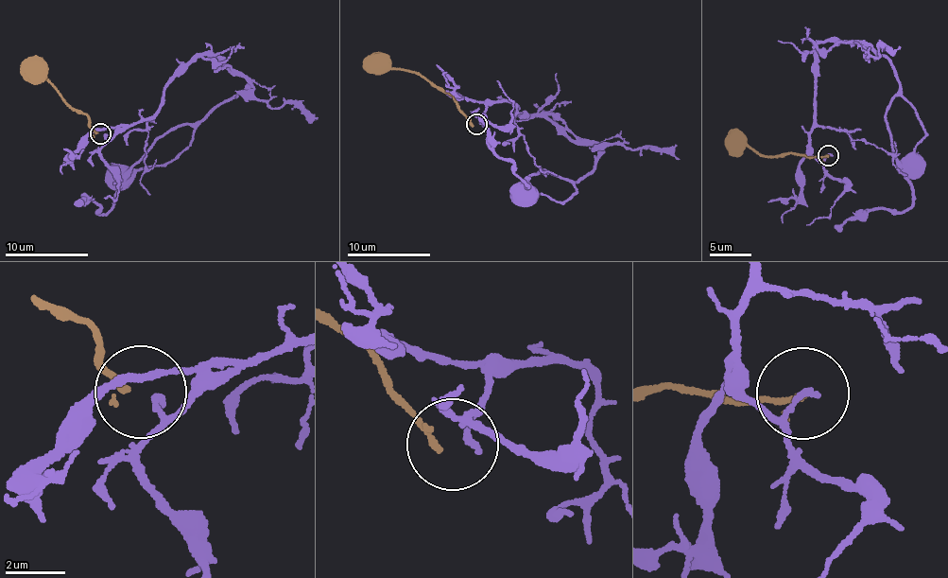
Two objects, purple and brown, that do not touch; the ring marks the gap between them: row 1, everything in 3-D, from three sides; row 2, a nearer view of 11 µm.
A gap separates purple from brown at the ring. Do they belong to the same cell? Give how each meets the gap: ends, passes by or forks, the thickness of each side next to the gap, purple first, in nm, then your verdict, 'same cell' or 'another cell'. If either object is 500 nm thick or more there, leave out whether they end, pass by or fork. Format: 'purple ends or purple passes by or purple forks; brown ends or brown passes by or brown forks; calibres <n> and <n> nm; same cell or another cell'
purple ends; brown passes by; calibres 240 and 150 nm; another cell

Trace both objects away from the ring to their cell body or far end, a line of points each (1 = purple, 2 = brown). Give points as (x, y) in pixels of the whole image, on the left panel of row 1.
1: (103, 134), (146, 121), (163, 87), (202, 56), (247, 81), (163, 135), (112, 207), (99, 214), (79, 201)
2: (97, 131), (91, 126), (85, 114), (69, 108), (52, 85), (29, 72), (25, 64)

